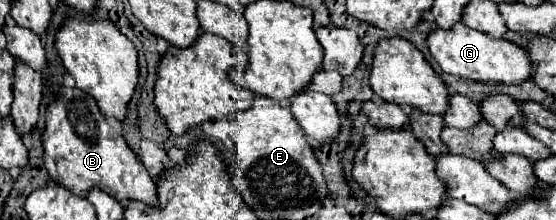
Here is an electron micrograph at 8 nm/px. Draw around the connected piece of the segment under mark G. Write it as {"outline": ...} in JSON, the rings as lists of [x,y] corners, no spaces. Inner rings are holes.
{"outline":[[[454,23],[450,29],[436,27],[428,33],[428,49],[432,57],[438,61],[442,71],[476,81],[502,81],[502,83],[522,83],[524,79],[532,77],[530,59],[522,47],[508,39],[494,39],[484,31],[474,31],[464,23]]]}

